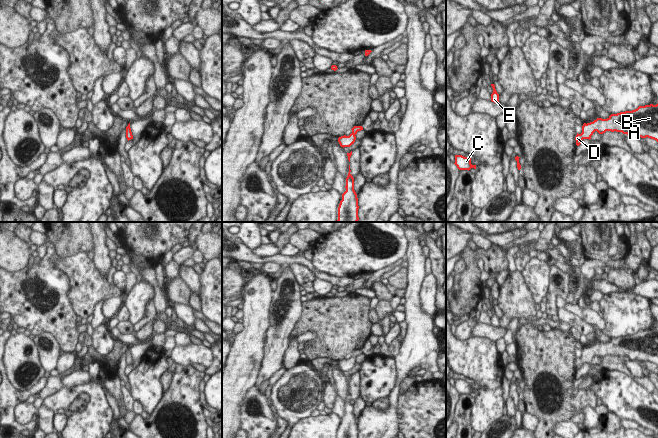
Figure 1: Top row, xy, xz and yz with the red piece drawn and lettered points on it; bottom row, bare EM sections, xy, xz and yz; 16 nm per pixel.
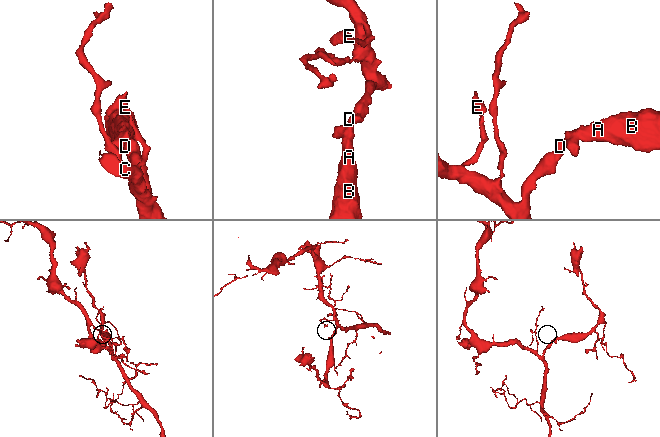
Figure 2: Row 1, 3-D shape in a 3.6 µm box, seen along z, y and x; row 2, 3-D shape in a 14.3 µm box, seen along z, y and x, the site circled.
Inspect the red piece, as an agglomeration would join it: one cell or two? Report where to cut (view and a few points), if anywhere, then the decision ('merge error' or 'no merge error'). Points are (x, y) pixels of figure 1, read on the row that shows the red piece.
cut none; no merge error

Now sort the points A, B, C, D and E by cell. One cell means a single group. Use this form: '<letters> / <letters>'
A B C D E

